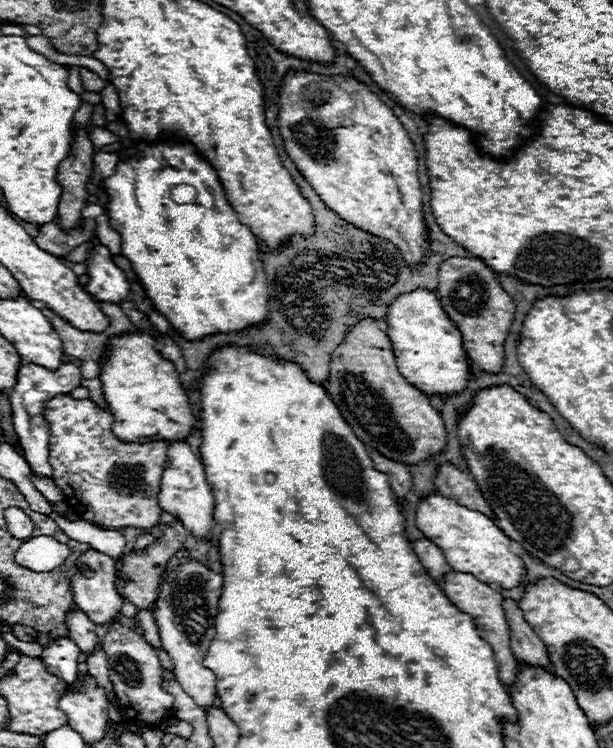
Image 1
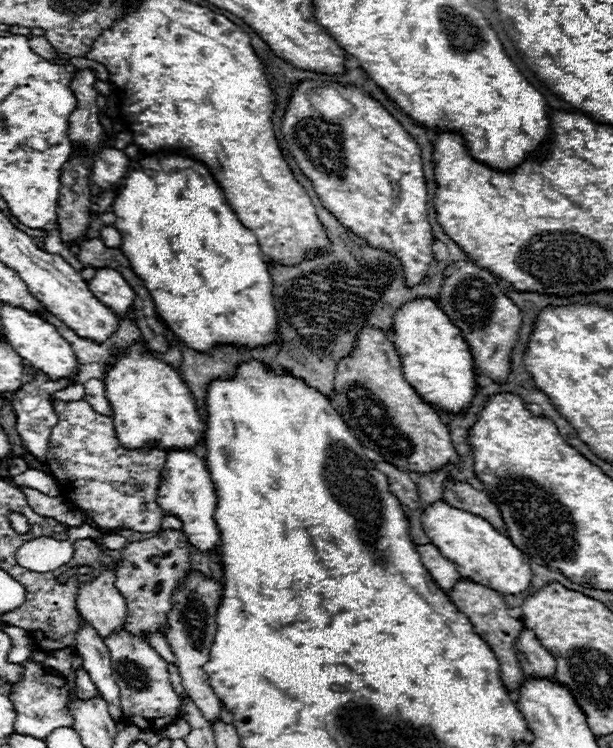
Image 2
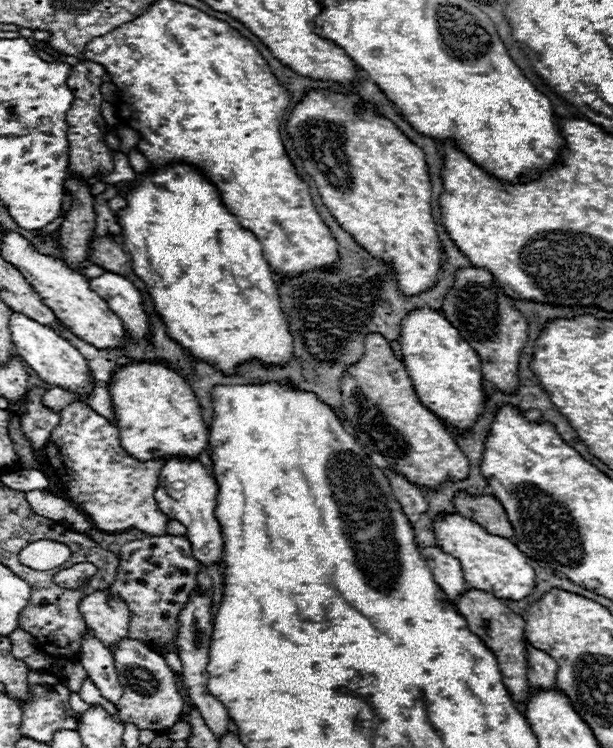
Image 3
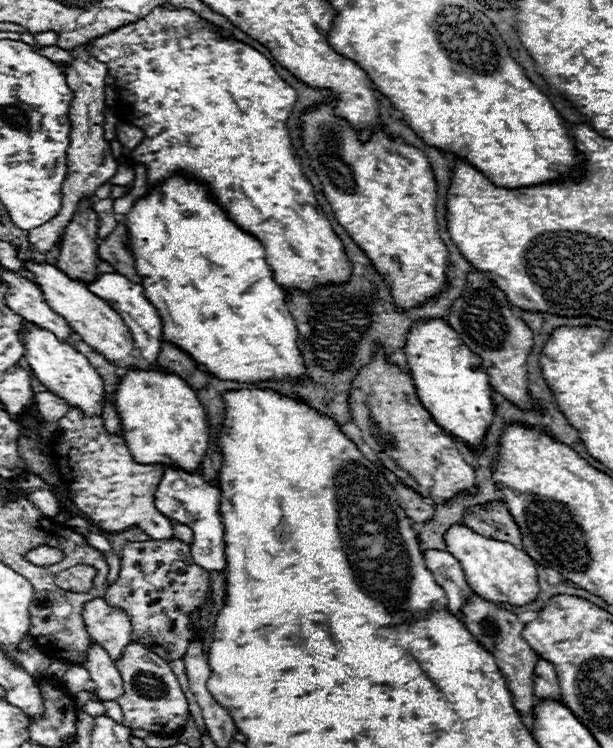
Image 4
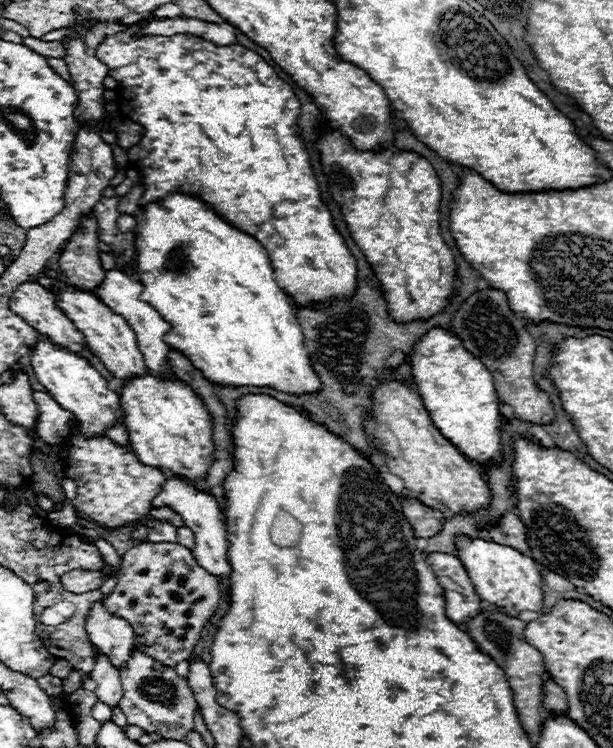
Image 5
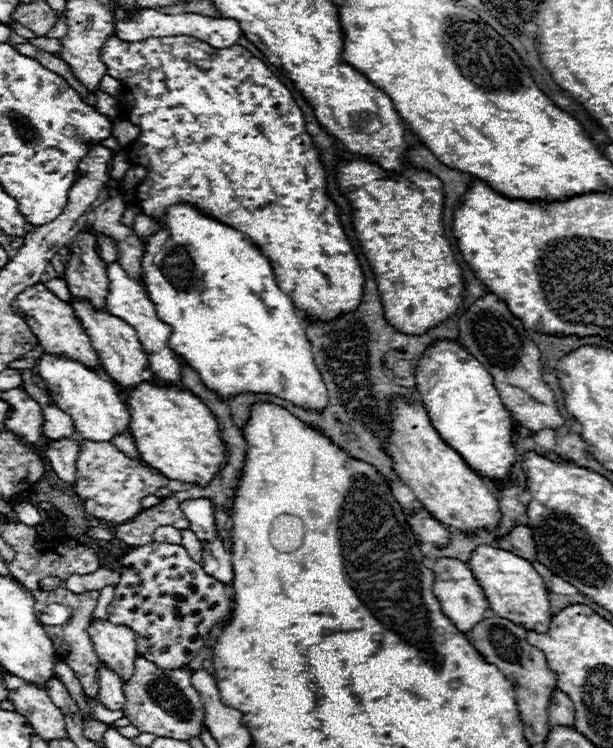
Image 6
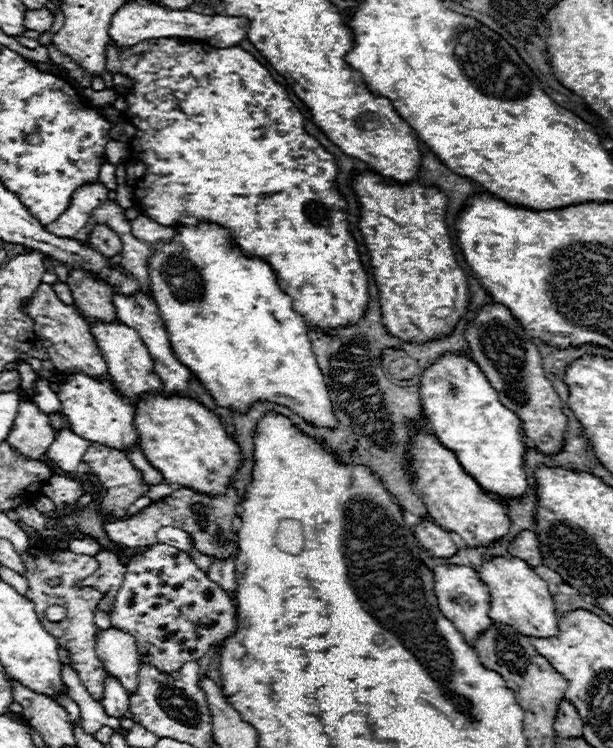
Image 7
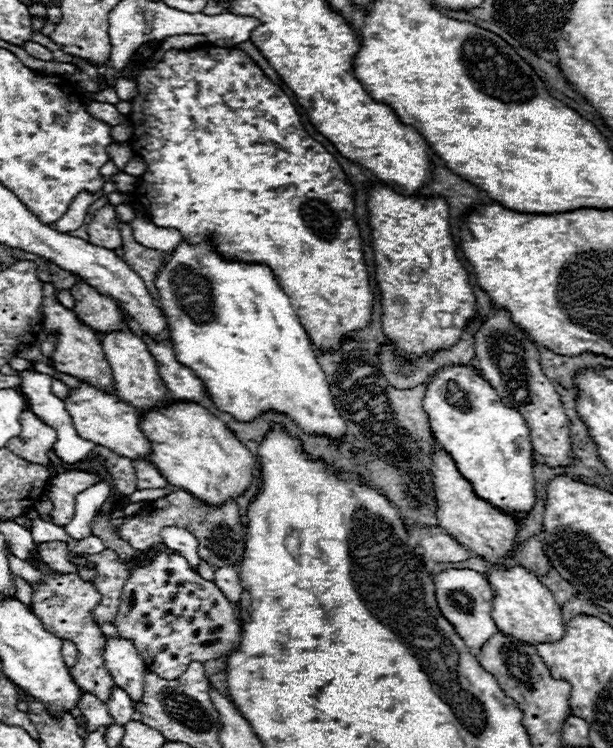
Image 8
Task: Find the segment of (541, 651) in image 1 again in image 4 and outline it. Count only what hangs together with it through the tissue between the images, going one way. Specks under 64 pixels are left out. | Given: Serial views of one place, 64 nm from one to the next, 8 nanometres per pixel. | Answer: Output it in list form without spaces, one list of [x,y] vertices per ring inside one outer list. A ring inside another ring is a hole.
[[[538,660],[536,666],[536,678],[534,678],[534,694],[540,700],[558,700],[562,702],[562,690],[558,686],[558,678],[554,672],[554,666],[546,660]]]

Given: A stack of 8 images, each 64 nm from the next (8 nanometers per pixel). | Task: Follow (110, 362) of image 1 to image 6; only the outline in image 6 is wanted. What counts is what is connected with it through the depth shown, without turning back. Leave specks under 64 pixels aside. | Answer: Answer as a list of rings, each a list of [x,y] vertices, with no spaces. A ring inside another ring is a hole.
[[[140,384],[128,392],[126,404],[130,410],[130,434],[146,464],[162,472],[168,480],[208,486],[216,472],[226,464],[228,450],[220,438],[220,426],[208,406],[190,390],[176,386]]]

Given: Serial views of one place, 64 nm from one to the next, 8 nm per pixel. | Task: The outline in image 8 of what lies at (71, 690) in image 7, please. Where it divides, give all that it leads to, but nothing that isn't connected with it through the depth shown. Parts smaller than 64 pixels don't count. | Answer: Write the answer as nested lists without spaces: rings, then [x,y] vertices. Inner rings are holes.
[[[82,692],[78,706],[82,710],[84,720],[88,722],[88,732],[94,732],[98,726],[110,726],[112,724],[112,716],[108,716],[104,702],[100,702],[98,698]]]

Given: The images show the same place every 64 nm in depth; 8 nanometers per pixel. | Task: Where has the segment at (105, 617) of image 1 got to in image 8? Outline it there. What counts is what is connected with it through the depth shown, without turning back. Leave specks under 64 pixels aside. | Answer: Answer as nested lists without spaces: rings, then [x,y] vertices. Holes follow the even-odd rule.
[[[108,638],[104,660],[114,684],[120,686],[130,696],[130,700],[134,700],[134,704],[140,702],[144,696],[146,664],[134,644],[126,638]]]

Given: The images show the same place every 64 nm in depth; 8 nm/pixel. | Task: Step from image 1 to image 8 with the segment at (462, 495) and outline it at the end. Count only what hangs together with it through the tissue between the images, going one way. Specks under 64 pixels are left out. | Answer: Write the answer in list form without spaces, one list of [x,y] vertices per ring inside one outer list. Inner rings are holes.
[[[528,538],[526,542],[522,542],[516,556],[518,556],[518,562],[526,566],[530,572],[534,572],[536,576],[546,576],[552,570],[552,564],[544,554],[542,544],[534,538]]]

